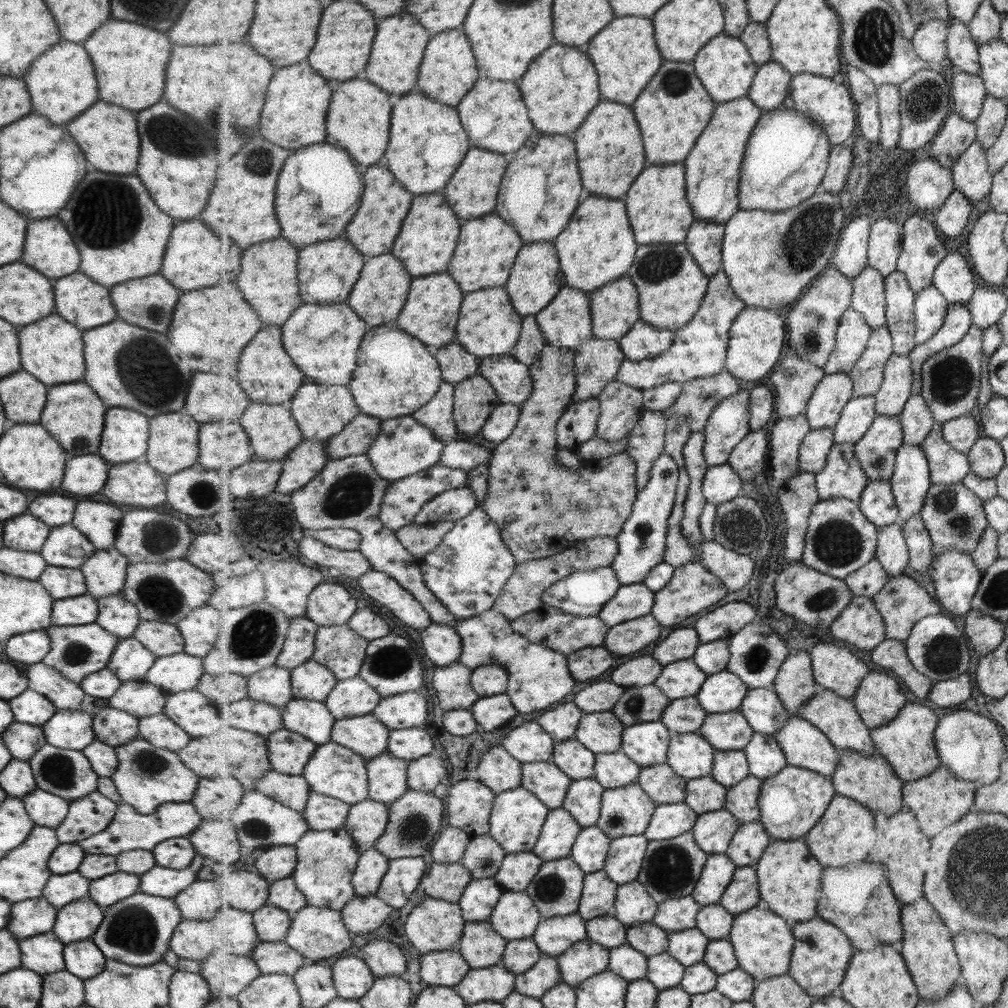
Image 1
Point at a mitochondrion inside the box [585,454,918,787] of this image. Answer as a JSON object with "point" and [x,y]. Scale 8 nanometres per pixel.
{"point":[836,543]}

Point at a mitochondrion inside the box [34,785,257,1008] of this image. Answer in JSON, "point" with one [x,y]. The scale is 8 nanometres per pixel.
{"point":[134,929]}

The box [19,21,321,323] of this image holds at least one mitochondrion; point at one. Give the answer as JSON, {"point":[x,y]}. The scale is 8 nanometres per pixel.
{"point":[118,217]}

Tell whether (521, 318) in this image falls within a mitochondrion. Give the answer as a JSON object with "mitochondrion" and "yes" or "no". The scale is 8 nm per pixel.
{"mitochondrion":"no"}

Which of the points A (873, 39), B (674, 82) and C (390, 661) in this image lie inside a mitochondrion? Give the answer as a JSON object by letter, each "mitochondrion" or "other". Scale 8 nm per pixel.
{"A":"mitochondrion","B":"mitochondrion","C":"mitochondrion"}

